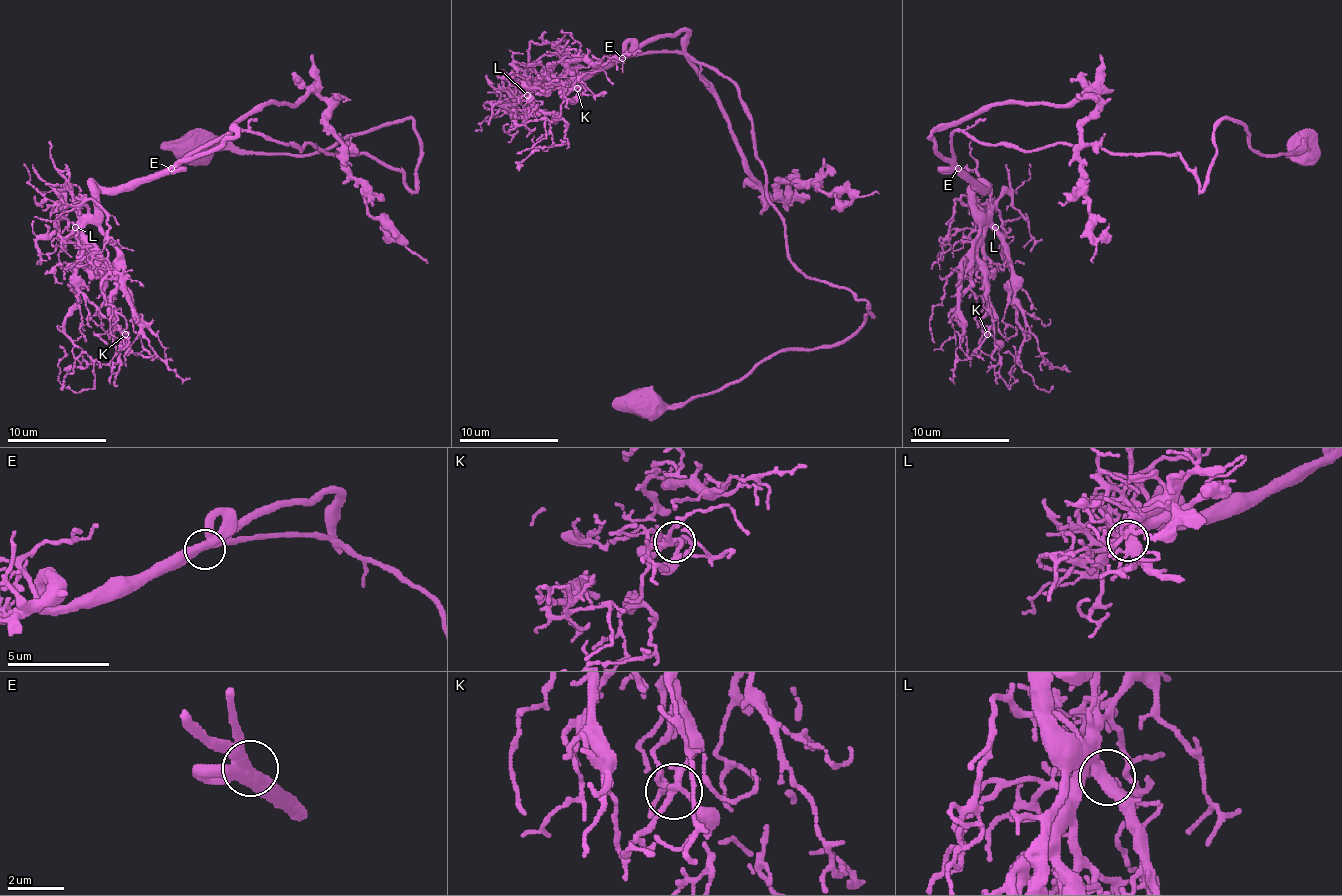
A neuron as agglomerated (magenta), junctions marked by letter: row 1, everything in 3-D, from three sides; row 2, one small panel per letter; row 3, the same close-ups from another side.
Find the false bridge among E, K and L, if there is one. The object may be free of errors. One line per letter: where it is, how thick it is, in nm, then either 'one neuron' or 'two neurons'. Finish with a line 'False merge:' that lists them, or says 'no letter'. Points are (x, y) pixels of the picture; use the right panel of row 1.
E: place (958, 168); calibre 400 nm; one neuron
K: place (987, 334); calibre 200 nm; one neuron
L: place (995, 227); calibre 360 nm; one neuron
False merge: no letter

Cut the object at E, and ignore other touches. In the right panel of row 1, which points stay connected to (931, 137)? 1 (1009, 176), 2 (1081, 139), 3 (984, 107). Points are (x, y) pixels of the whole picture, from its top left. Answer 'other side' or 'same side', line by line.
1: same side
2: same side
3: same side

